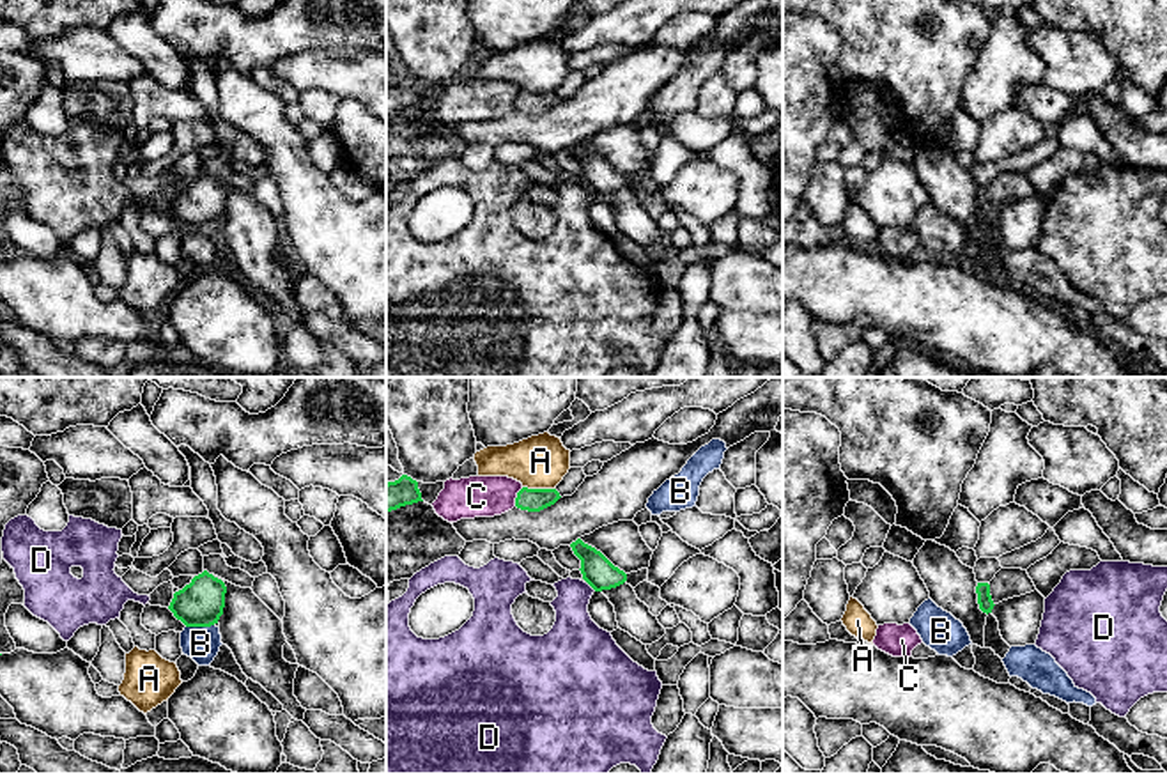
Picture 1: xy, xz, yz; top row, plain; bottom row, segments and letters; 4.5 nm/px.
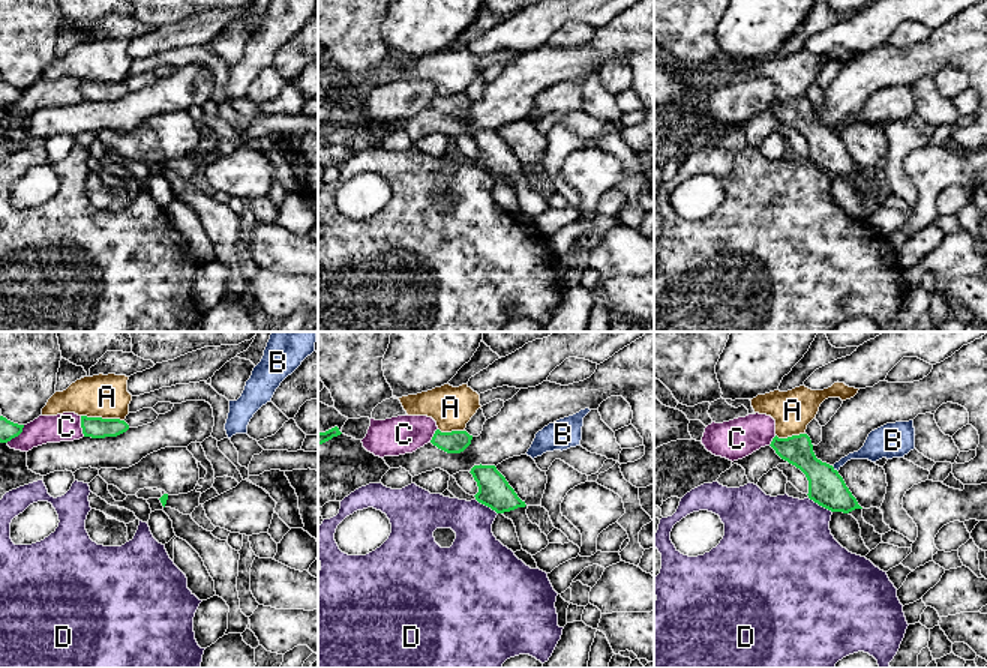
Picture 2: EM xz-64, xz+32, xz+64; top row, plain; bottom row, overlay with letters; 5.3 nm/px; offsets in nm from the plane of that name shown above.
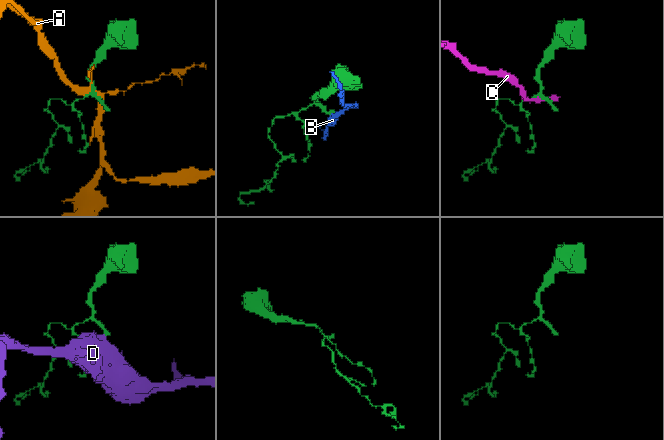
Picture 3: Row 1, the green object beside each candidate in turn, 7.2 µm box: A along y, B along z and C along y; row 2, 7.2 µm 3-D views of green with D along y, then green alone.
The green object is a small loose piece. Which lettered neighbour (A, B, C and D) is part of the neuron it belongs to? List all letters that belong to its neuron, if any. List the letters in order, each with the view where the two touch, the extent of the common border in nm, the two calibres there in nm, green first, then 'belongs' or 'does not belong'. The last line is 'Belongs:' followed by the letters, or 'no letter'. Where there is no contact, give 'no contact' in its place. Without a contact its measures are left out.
A: xz | 150 nm | 110/240 nm | does not belong
B: xy | 130 nm | 200/160 nm | does not belong
C: xz | 100 nm | 110/190 nm | does not belong
D: xz | 60 nm | 150/220 nm | does not belong
Belongs: no letter

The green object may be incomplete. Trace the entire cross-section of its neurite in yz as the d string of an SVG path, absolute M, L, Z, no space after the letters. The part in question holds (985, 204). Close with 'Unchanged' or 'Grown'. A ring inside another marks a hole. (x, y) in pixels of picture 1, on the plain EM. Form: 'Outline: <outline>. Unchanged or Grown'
Outline: M1001 172L990 186L978 186L976 190L979 213L986 218L995 207L1034 193L1032 182L1022 172Z. Grown

